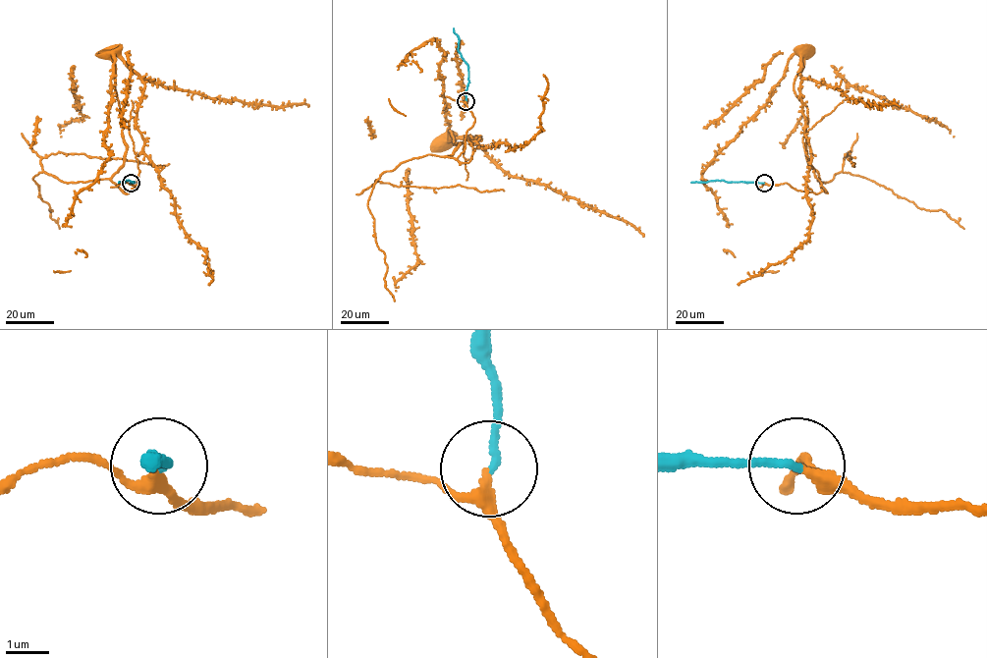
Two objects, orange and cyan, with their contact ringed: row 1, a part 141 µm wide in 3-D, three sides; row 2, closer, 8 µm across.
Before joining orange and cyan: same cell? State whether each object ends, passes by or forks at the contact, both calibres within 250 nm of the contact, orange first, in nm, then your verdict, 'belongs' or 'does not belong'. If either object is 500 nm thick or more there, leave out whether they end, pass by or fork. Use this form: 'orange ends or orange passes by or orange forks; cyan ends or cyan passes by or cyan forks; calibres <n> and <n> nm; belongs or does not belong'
orange passes by; cyan ends; calibres 220 and 180 nm; belongs

